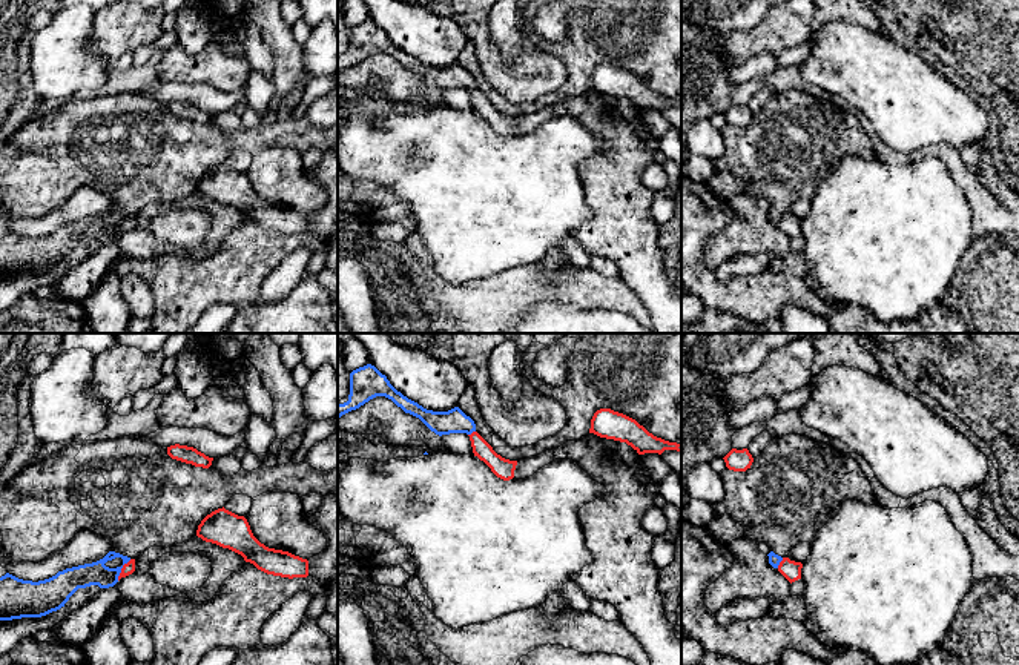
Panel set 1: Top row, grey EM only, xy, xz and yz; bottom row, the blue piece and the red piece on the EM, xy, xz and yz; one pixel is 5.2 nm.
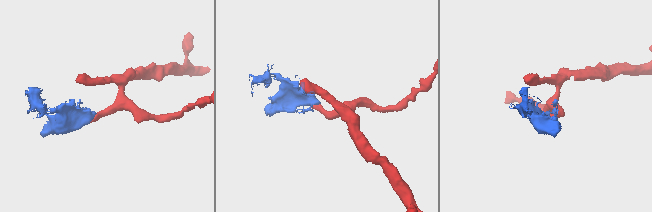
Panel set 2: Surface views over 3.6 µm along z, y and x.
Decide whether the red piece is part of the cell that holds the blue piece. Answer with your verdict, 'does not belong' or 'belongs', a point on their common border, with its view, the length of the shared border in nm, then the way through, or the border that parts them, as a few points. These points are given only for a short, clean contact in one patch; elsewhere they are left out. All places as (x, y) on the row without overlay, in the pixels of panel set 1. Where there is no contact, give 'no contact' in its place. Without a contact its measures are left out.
does not belong; meets blue in xy at (122, 223); contact 130 nm long; border along xy (131, 215), (123, 221), (117, 235)

